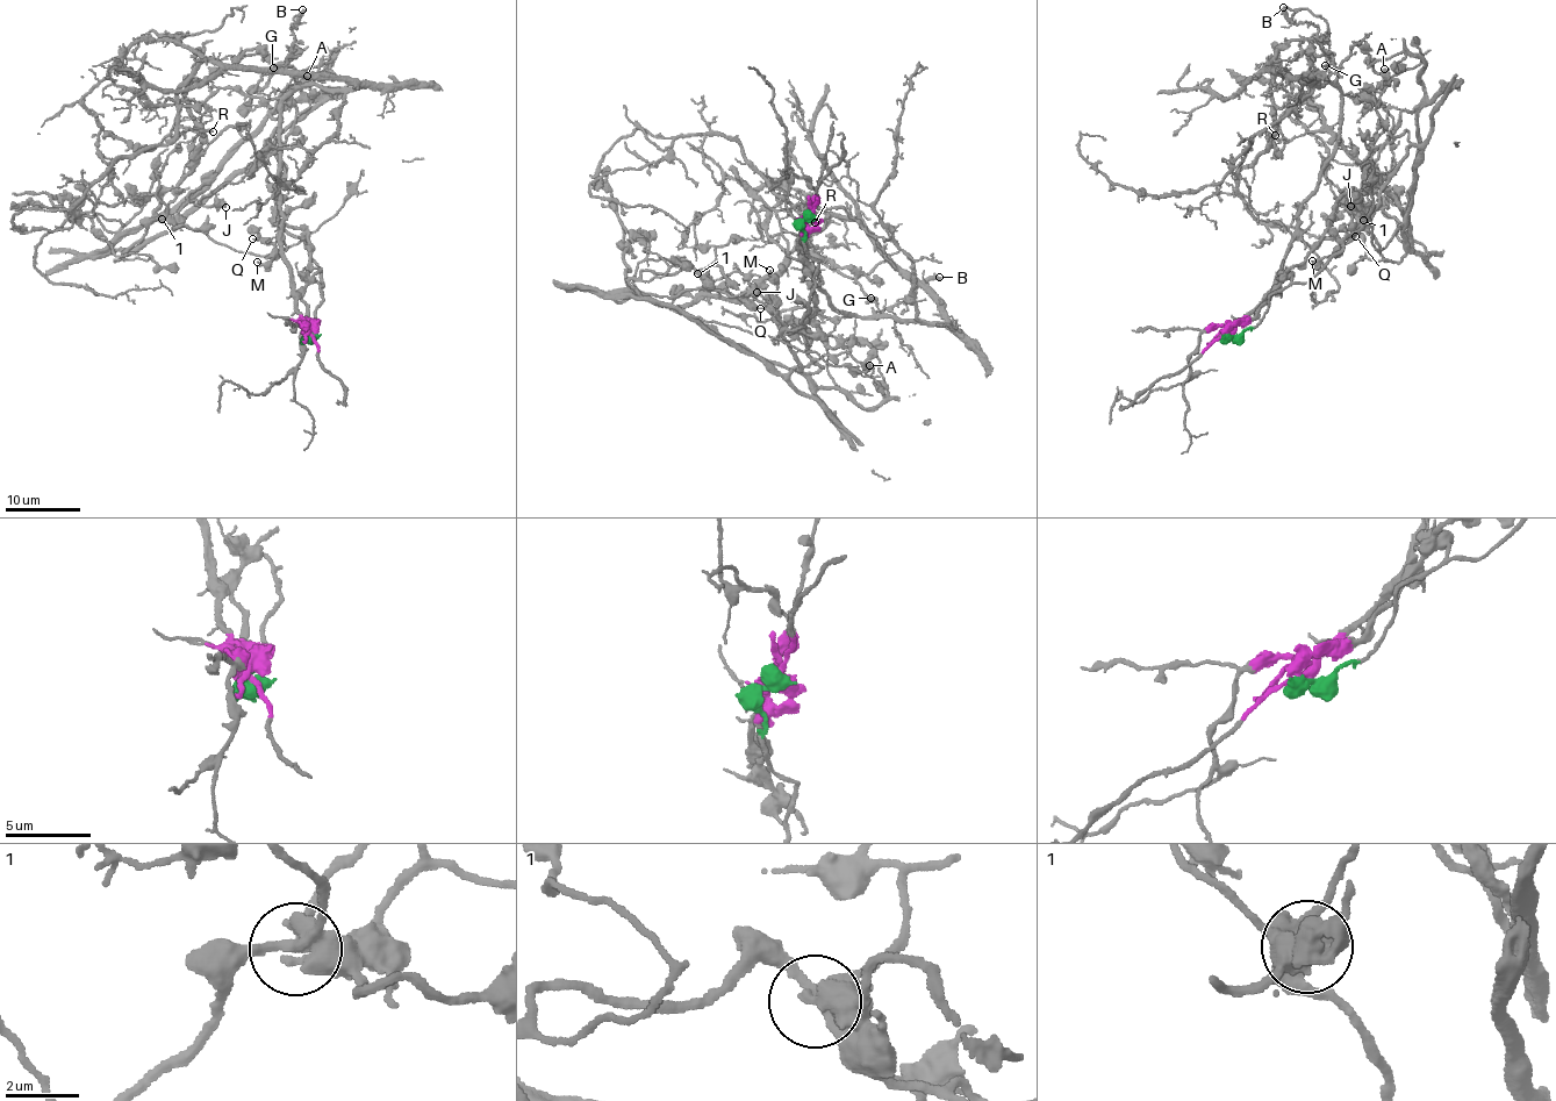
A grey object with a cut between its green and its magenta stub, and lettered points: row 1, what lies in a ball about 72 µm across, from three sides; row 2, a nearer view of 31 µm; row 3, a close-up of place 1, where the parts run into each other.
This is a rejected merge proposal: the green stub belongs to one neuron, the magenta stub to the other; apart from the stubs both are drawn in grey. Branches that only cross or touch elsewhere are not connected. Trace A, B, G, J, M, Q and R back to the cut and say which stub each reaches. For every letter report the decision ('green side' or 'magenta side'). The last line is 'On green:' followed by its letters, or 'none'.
A: green side
B: magenta side
G: magenta side
J: green side
M: green side
Q: green side
R: magenta side
On green: A, J, M, Q

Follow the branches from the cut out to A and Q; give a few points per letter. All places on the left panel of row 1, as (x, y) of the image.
A: (312, 335), (322, 276), (306, 241), (279, 224), (274, 190), (285, 171), (270, 149), (310, 105), (307, 74)
Q: (312, 335), (308, 335), (323, 298), (320, 286), (323, 286), (306, 241), (282, 231), (273, 242), (252, 238)

